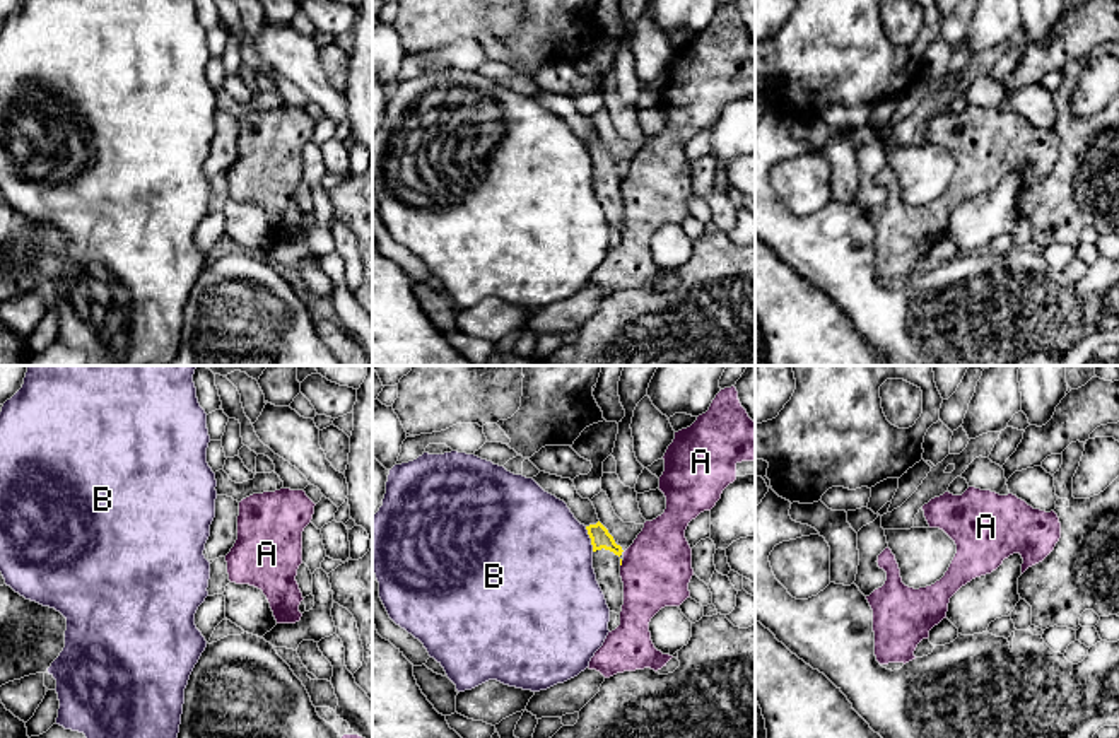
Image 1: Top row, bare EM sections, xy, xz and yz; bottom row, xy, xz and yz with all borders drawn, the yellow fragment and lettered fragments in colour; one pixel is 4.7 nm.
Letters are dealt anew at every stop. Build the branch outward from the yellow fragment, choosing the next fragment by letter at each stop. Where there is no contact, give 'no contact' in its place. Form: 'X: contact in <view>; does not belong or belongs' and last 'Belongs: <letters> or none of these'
A: contact in xz; does not belong
B: contact in xz; does not belong
Belongs: none of these

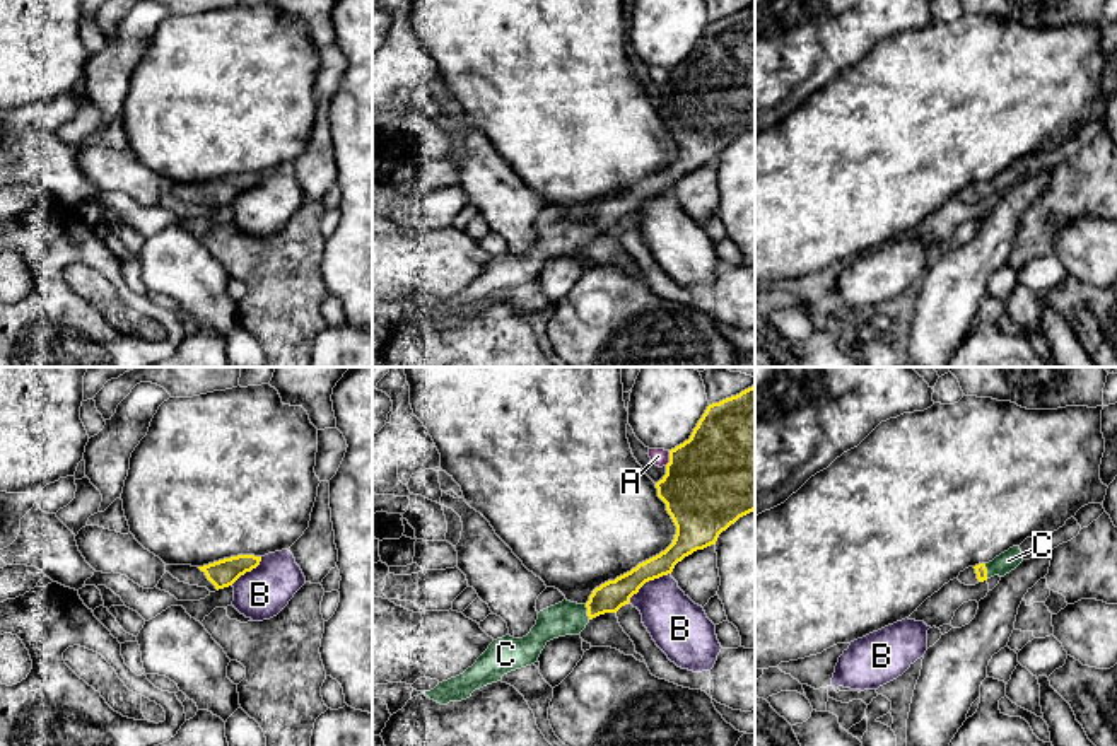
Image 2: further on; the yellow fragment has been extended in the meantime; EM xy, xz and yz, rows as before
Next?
A: contact in xz; does not belong
B: contact in xz; does not belong
C: contact in xz; belongs
Belongs: C

